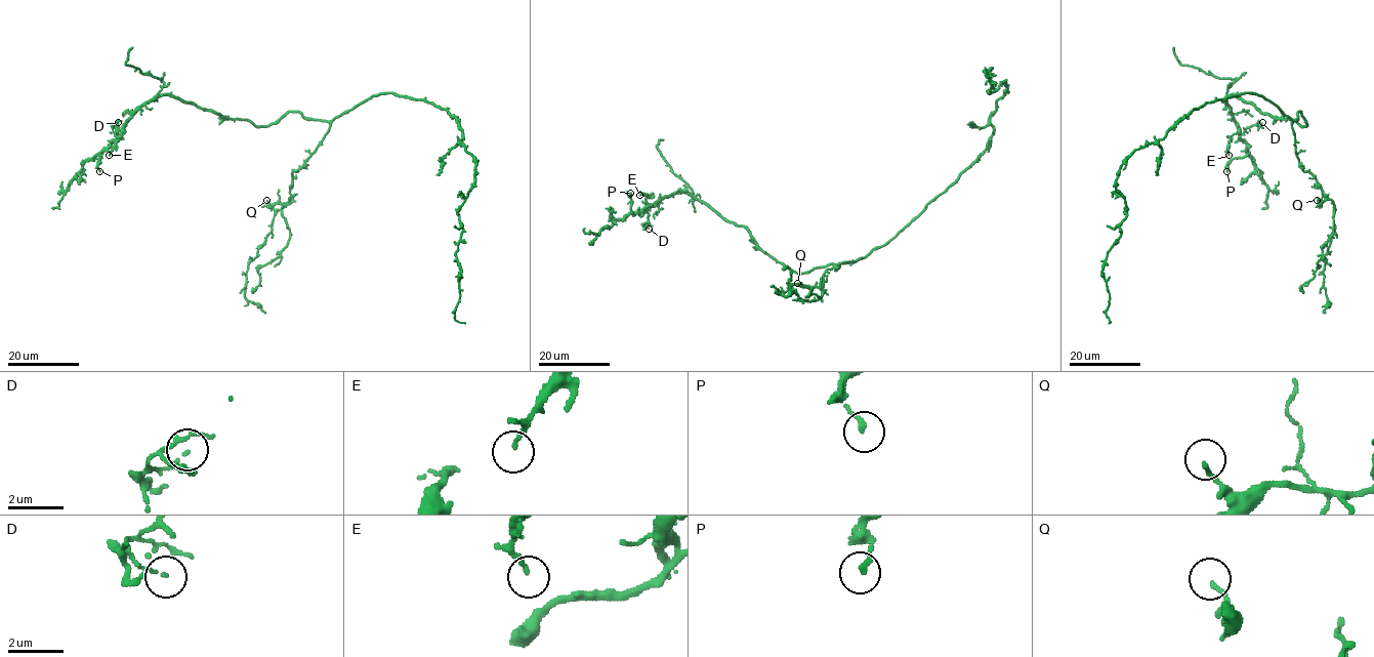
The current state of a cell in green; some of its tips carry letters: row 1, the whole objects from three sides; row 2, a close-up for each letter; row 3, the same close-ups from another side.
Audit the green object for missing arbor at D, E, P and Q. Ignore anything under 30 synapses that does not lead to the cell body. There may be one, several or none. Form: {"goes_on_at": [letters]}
{"goes_on_at": []}

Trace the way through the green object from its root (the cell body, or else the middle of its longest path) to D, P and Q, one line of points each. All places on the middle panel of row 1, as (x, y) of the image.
D: (885, 244), (852, 261), (795, 273), (769, 256), (744, 227), (684, 193), (654, 203), (647, 210), (649, 229)
P: (885, 244), (852, 261), (795, 273), (744, 227), (684, 193), (639, 212), (630, 212), (630, 193)
Q: (885, 244), (875, 248), (864, 257), (829, 269), (823, 276), (824, 291), (797, 283)

